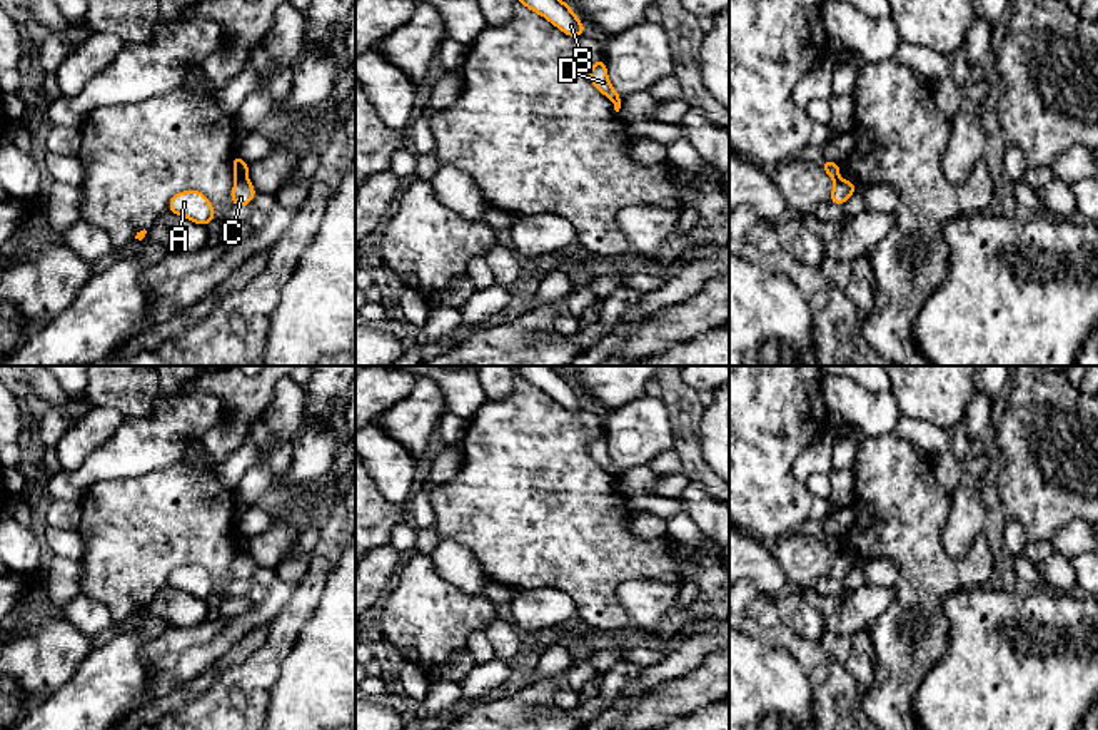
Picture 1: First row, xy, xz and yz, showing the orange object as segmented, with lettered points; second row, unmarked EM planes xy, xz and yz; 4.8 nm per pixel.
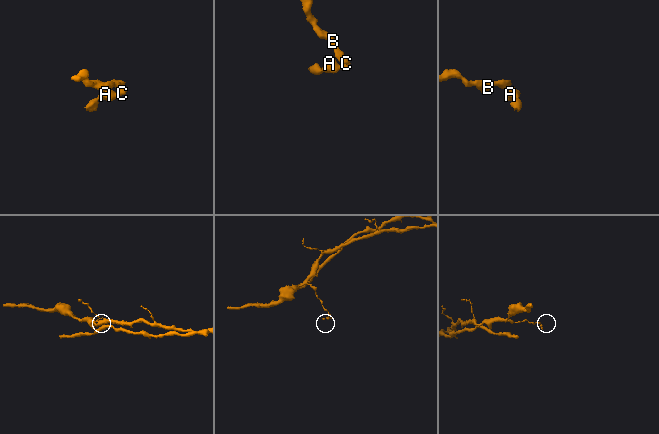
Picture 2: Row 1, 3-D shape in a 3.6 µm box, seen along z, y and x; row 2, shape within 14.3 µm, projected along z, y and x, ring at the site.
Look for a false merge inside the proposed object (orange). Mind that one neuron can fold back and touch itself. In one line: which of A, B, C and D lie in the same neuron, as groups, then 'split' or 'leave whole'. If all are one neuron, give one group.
groups A B C D; leave whole

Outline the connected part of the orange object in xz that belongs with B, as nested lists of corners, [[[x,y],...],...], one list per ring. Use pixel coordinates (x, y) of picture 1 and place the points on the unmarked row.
[[[512,366],[526,383],[542,389],[552,399],[569,411],[579,411],[586,406],[577,389],[566,376],[557,373],[552,366]]]

